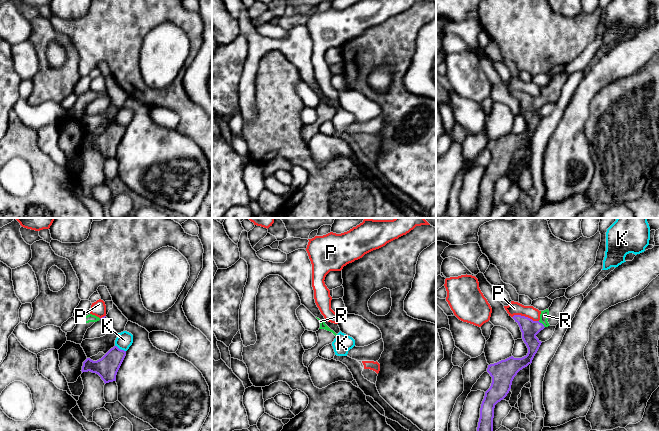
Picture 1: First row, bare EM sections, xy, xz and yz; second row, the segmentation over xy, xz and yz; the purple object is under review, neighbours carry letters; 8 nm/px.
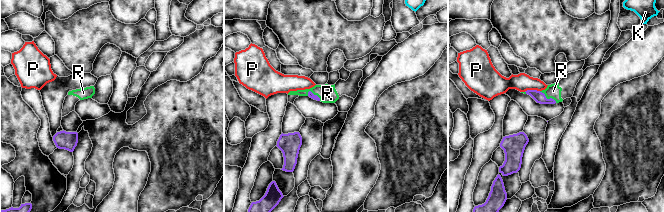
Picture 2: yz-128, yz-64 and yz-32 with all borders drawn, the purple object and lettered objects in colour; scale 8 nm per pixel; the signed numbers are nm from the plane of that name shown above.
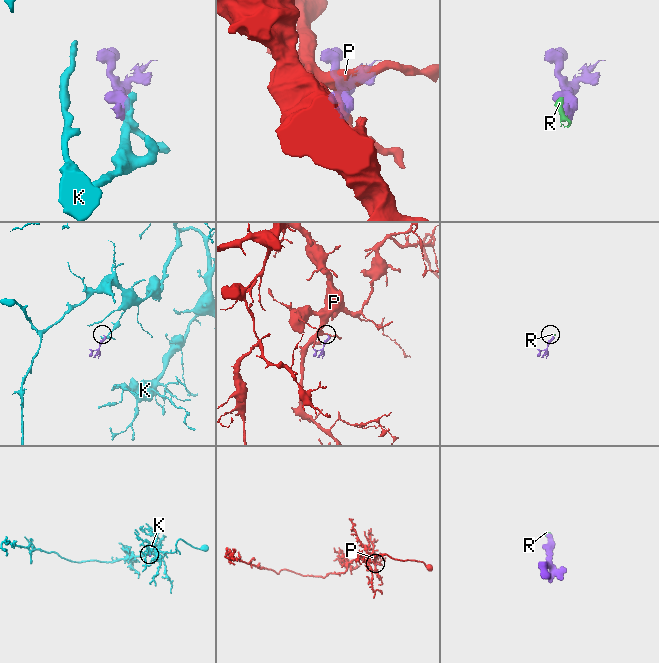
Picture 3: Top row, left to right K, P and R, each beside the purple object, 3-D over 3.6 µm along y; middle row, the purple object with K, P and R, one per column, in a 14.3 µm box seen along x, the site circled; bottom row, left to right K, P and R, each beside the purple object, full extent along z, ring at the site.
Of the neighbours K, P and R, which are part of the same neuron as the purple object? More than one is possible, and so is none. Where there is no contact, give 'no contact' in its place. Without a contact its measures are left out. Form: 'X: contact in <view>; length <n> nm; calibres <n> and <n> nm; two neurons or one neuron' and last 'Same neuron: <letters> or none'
K: contact in xy; length 100 nm; calibres 180 and 140 nm; two neurons
P: contact in yz; length 220 nm; calibres 140 and 110 nm; two neurons
R: contact in yz; length 80 nm; calibres 140 and 70 nm; one neuron
Same neuron: R

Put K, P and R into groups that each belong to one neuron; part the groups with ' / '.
K / P / R

